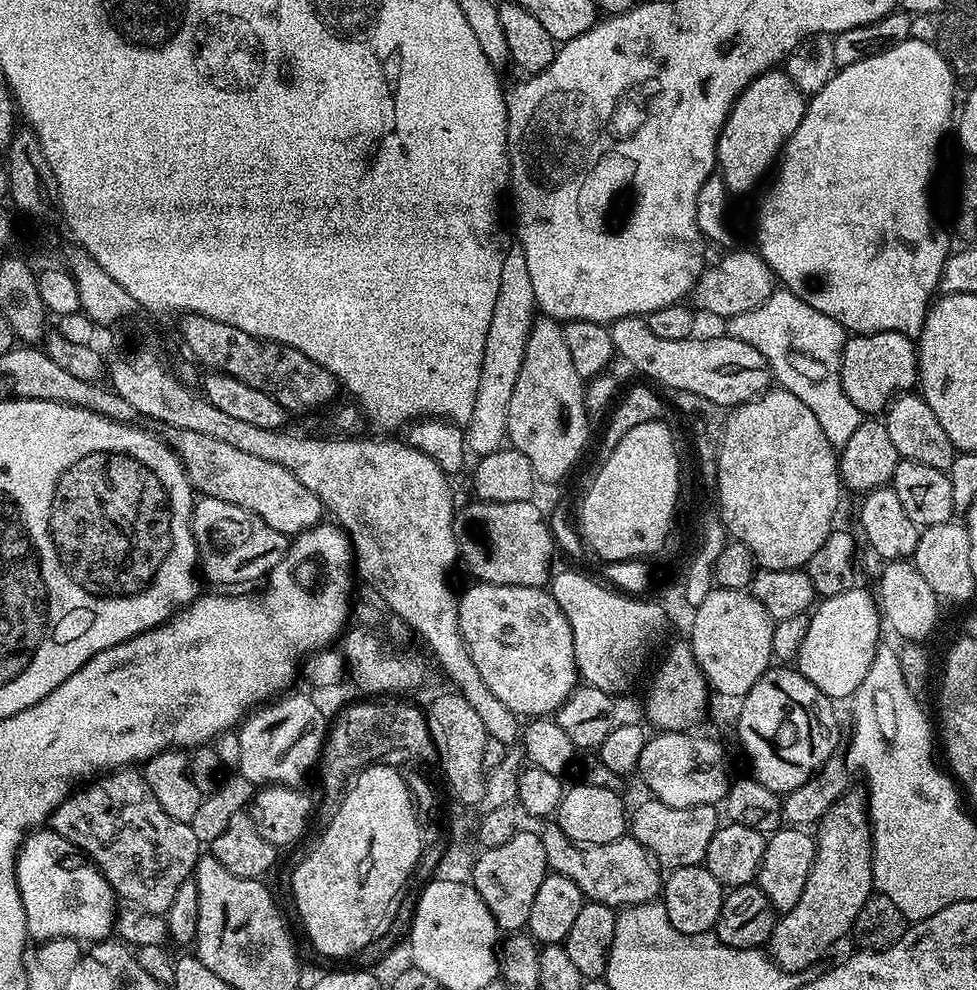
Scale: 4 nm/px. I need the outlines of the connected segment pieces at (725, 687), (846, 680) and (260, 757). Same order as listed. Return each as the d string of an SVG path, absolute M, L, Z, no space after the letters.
M713 587L706 594L705 600L696 606L695 610L693 628L690 631L690 637L692 637L690 645L700 669L708 680L709 689L713 693L721 692L724 696L743 698L750 690L750 686L754 686L754 682L758 682L758 678L762 678L762 674L773 663L772 626L774 621L771 614L766 610L766 606L762 606L762 602L758 602L758 598L752 596L751 591L717 587Z
M853 586L842 594L821 599L809 615L806 638L802 642L802 650L796 655L795 667L807 680L814 682L814 686L818 686L818 690L822 690L822 694L826 694L829 700L847 701L858 690L862 678L866 678L866 670L870 670L870 662L879 643L880 624L882 628L882 613L877 597L873 593L871 596L864 588Z
M296 691L261 703L239 725L237 736L241 742L241 764L238 772L253 786L284 784L287 788L300 788L304 775L317 767L330 720L306 693Z

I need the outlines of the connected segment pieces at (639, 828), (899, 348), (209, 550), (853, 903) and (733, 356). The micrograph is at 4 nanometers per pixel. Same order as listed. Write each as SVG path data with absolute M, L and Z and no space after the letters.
M647 798L630 812L630 835L646 849L661 869L671 870L682 866L703 864L706 858L706 846L714 838L716 829L722 823L722 816L711 804L679 808L666 806L666 802Z
M871 332L870 334L852 334L844 341L844 353L840 359L840 377L842 378L842 390L846 390L846 398L850 398L850 402L854 402L854 406L858 406L858 410L862 414L880 414L887 409L888 405L896 399L897 396L915 389L918 384L918 348L914 343L913 337L904 336L900 332Z
M200 496L192 506L192 532L198 545L198 568L208 580L216 584L248 584L251 580L263 581L278 562L288 553L289 537L274 526L266 526L262 518L222 502L222 498Z
M849 790L842 795L819 820L814 832L816 857L802 898L777 919L770 941L770 955L776 965L787 972L809 971L811 964L816 964L843 936L847 937L852 930L852 923L858 918L858 910L873 895L872 883L872 821L868 819L868 801L863 791Z
M643 316L613 320L608 333L616 347L616 356L630 367L637 368L642 375L649 376L644 378L657 380L652 381L657 385L665 384L673 393L690 390L690 394L702 394L702 398L710 398L710 402L725 410L761 396L774 380L772 367L758 350L754 350L754 346L750 346L750 342L742 342L727 334L708 336L705 340L693 338L673 342L657 338Z

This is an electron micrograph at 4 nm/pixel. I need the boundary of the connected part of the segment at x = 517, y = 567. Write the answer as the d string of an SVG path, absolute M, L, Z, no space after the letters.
M481 500L473 502L464 508L464 513L458 516L458 543L460 546L459 559L473 572L477 581L485 584L509 584L510 586L530 586L544 588L549 583L552 568L552 550L554 541L549 521L545 513L540 513L536 502L510 501L496 503Z

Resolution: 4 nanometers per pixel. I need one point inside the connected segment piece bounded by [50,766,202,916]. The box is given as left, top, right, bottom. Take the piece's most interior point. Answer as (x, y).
(145, 854)

